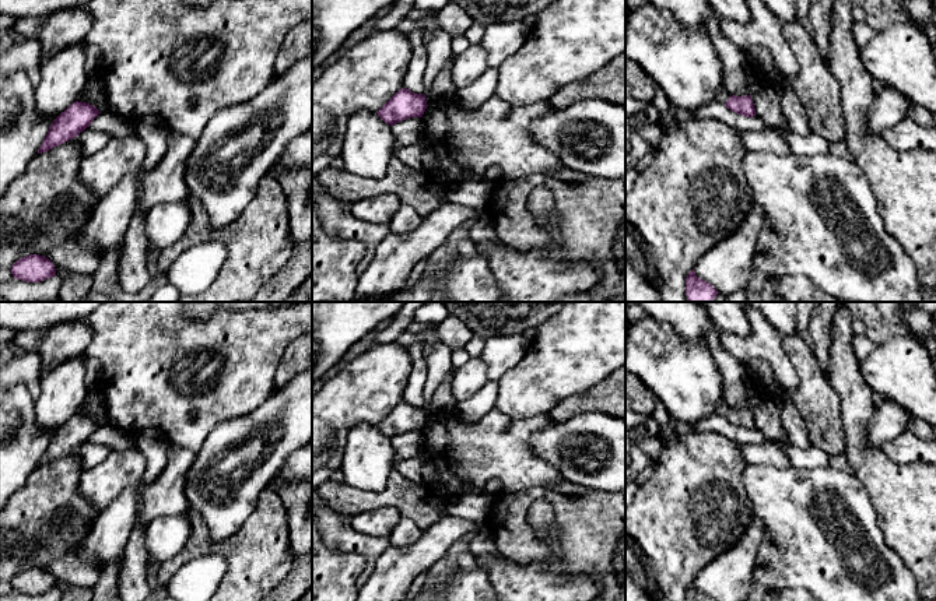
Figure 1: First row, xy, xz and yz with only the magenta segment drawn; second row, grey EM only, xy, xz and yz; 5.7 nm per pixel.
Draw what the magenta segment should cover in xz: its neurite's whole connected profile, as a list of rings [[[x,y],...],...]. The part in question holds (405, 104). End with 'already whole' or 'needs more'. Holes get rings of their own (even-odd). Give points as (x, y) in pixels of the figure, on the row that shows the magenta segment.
[[[402,88],[376,113],[385,123],[393,126],[410,117],[423,117],[425,109],[424,94]]] | already whole

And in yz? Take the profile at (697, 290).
[[[694,268],[686,278],[687,302],[714,302],[719,292],[707,281],[698,278]]] | already whole

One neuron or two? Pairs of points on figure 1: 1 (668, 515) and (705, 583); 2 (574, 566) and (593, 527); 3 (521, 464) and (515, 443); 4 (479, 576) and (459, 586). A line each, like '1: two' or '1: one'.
1: two
2: one
3: one
4: one

